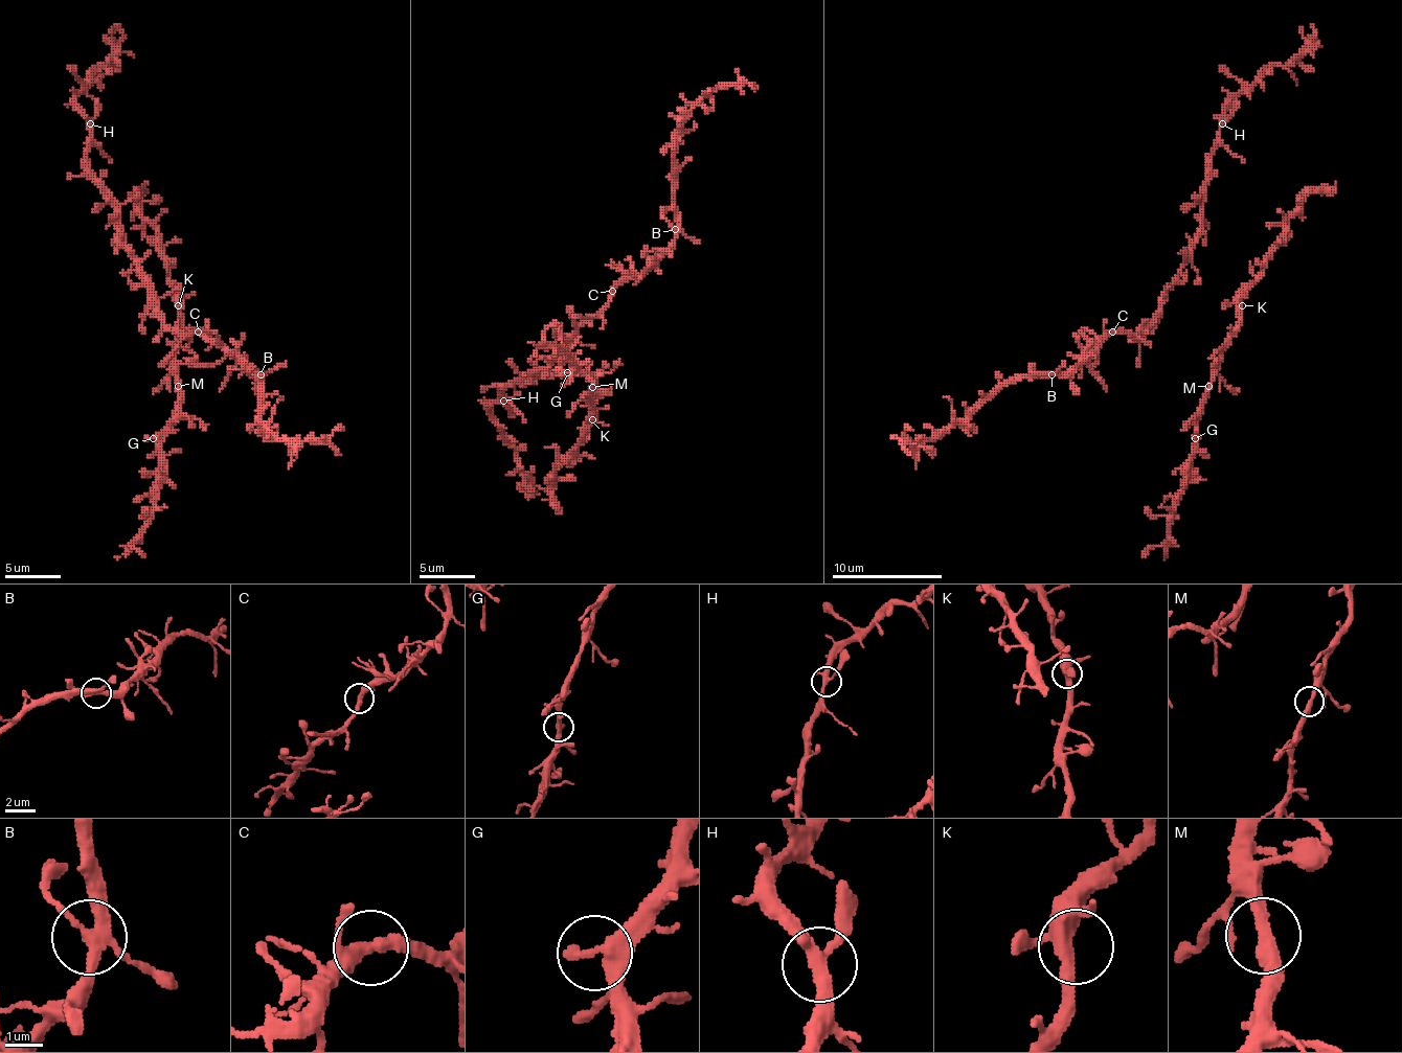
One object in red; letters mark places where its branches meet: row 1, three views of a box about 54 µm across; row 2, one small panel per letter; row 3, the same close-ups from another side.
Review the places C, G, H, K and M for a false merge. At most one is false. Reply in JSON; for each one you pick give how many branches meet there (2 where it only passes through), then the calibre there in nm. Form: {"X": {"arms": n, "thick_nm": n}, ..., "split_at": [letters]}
{"split_at": []}

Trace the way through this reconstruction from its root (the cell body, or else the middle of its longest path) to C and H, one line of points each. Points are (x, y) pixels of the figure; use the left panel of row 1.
C: (151, 303), (153, 312), (170, 327), (186, 334), (198, 330)
H: (151, 303), (151, 283), (120, 228), (120, 204), (90, 167), (87, 157), (90, 123)

